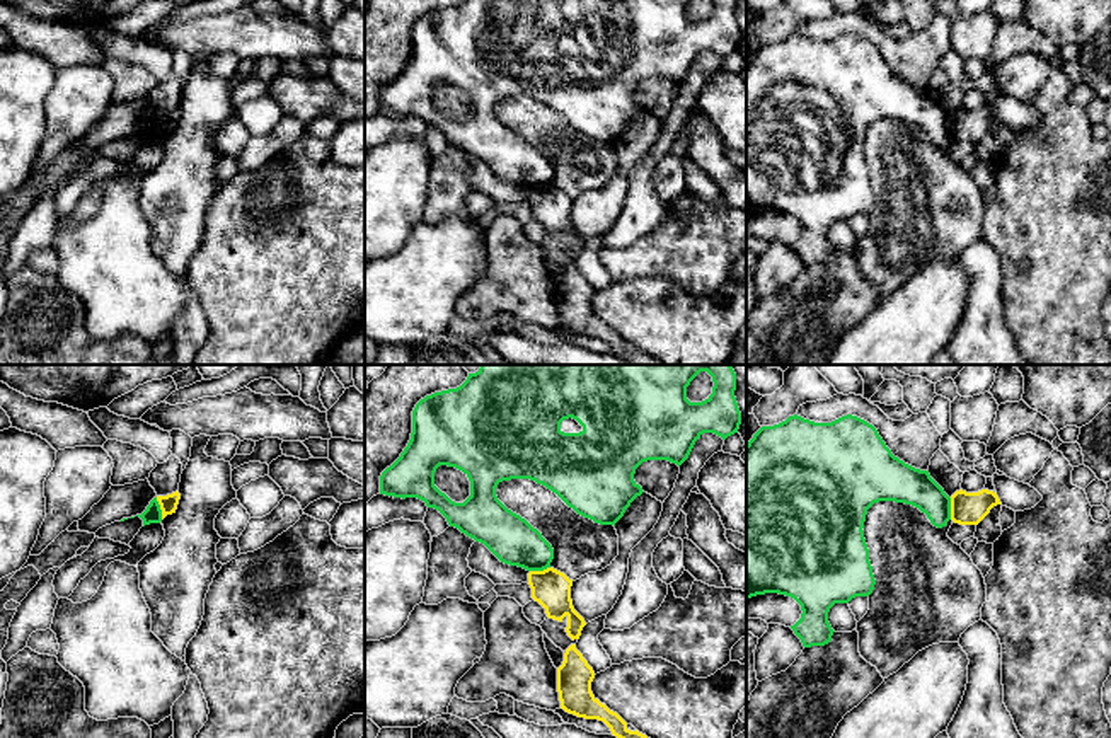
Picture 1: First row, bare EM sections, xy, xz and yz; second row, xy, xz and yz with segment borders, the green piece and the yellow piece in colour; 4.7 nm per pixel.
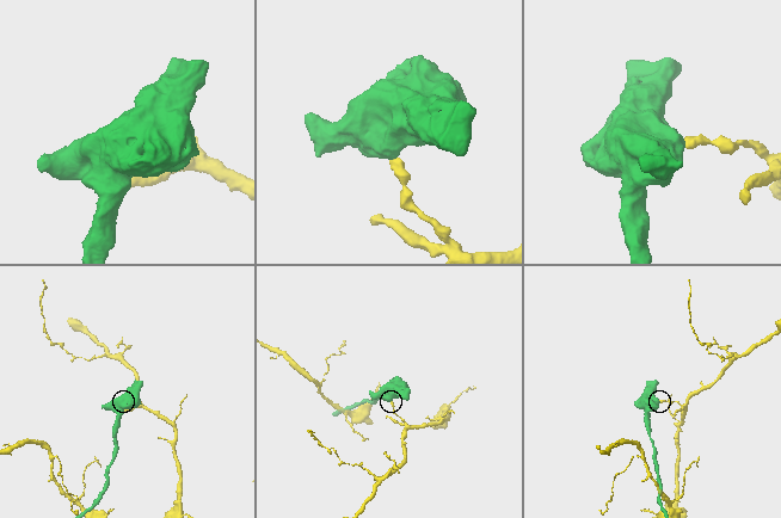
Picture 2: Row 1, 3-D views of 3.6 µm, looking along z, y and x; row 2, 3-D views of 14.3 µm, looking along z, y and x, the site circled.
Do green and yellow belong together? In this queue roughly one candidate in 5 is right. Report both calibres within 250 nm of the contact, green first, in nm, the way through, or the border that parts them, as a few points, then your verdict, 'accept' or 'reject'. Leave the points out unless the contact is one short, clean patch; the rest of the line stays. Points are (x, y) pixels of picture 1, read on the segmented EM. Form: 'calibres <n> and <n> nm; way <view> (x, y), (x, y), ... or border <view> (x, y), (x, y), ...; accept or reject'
calibres 80 and 80 nm; border xy (155, 498), (162, 518); reject

